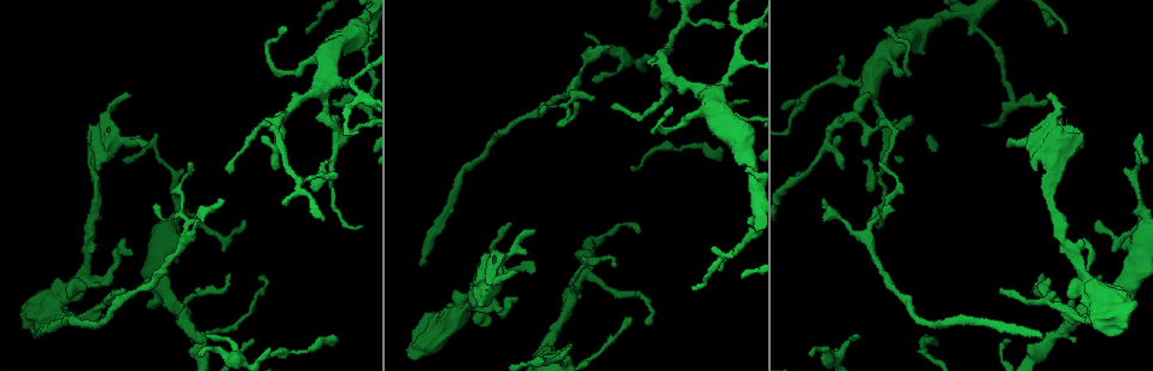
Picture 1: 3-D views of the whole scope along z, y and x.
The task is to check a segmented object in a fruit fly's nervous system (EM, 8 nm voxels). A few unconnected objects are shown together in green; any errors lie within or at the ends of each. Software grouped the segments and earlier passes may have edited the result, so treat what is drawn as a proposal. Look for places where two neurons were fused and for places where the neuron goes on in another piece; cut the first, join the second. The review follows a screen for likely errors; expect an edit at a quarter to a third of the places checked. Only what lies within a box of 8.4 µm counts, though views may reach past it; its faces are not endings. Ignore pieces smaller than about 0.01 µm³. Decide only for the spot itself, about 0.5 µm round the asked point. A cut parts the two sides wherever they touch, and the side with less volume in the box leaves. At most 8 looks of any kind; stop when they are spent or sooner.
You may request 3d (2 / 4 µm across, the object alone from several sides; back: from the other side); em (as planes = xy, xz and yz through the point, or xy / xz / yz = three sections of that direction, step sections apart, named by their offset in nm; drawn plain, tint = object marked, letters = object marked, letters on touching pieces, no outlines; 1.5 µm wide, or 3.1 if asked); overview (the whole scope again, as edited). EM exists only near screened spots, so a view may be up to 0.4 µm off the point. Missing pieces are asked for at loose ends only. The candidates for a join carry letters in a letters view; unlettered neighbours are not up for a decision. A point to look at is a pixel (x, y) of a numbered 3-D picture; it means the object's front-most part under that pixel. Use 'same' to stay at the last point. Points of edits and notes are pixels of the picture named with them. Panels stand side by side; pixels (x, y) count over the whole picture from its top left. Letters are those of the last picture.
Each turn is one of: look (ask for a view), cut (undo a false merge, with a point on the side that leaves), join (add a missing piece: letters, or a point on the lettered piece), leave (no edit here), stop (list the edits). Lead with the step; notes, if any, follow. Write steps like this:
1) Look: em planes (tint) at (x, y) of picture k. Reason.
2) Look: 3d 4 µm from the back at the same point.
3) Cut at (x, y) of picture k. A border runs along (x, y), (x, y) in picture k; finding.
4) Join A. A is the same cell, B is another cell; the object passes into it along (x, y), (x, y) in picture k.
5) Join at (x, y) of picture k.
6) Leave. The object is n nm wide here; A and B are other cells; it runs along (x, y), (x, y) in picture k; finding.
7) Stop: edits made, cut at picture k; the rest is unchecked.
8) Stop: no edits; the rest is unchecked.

Look: em xz step 4 (tint) at (331, 343) of picture 1. An open end.

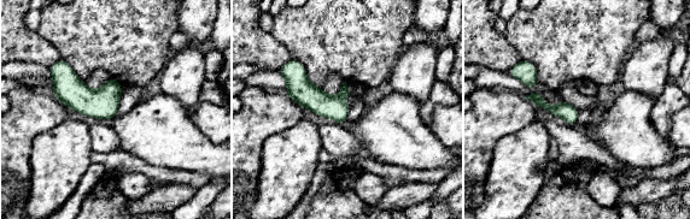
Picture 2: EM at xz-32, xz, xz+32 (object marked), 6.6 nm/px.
Look: em planes (letters) at the same point. Cut it another way.

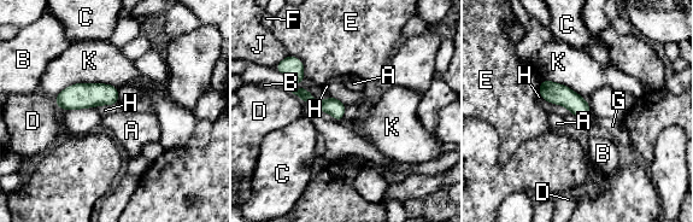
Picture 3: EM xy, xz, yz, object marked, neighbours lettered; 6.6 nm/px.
Leave. A, B, C, D, E, F, G, H, J and K are other cells; a border runs along (538, 92), (570, 111) in picture 3; no lettered piece goes on from it.

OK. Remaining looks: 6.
Look: 3d 4 µm at (34, 338) of picture 1. An open end.

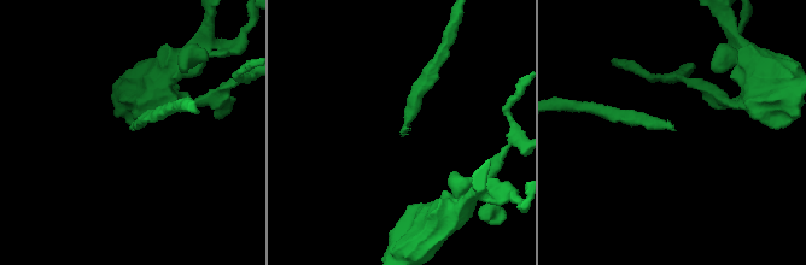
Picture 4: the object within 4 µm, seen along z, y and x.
Look: em planes (letters) at (133, 130) of picture 4.

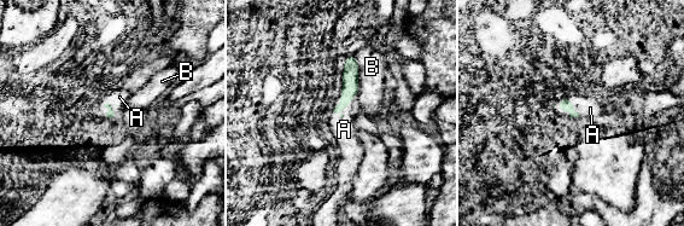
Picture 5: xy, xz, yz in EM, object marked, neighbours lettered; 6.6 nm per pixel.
Join A. A is the same cell, B is another cell; it goes on there.

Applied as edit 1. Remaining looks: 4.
Look: overview. See it whole again.

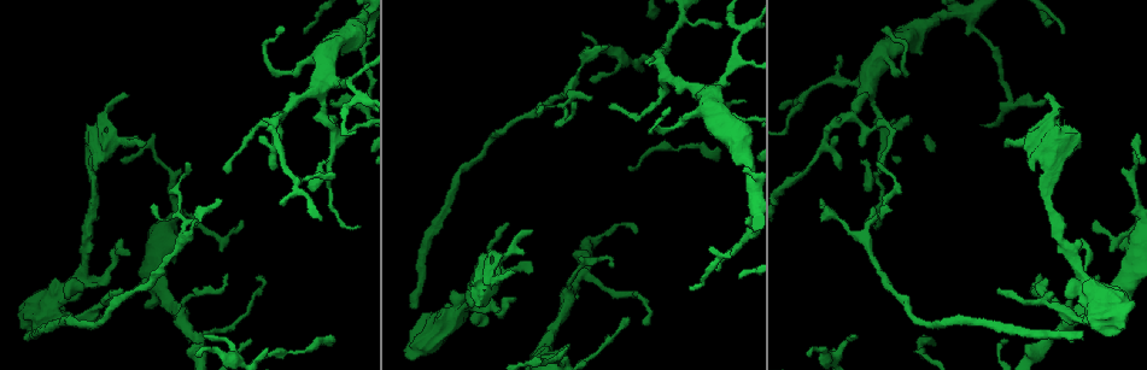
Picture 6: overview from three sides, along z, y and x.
Look: em xz step 8 (letters) at (129, 253) of picture 6. Branch stops here.

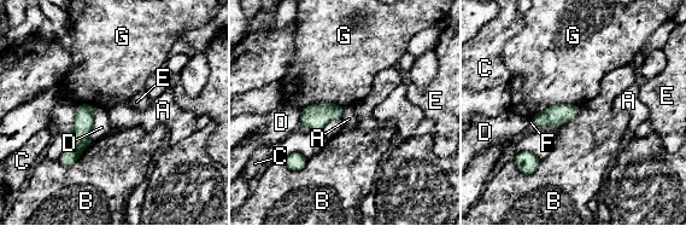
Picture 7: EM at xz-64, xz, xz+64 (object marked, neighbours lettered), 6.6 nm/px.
Leave. A, B, C, D, E, F and G are other cells; no lettered piece goes on from it.

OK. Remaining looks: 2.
Stop: edits made, join at picture 5; the rest is unchecked.

